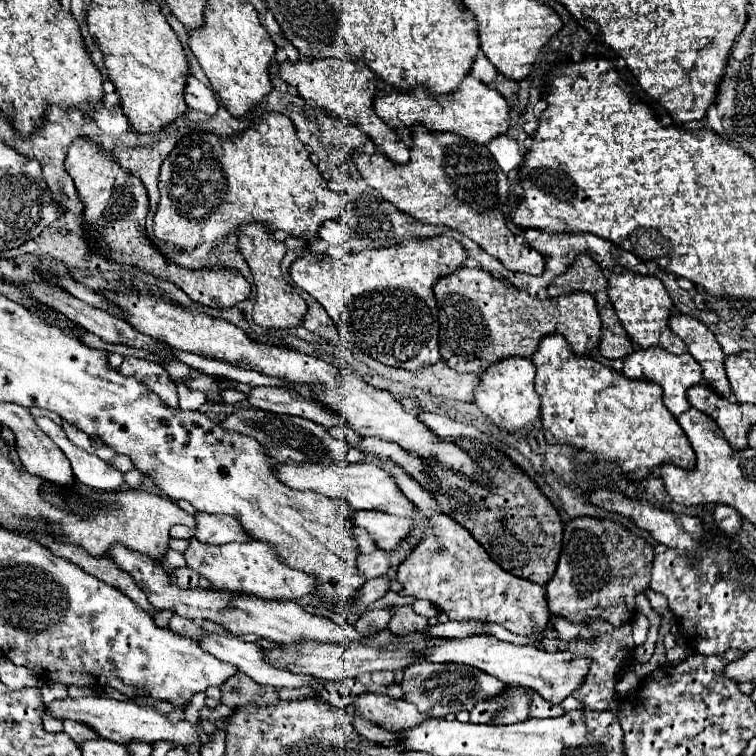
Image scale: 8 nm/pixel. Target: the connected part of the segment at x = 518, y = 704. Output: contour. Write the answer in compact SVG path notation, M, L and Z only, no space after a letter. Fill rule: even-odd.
M506 686L498 698L478 702L470 712L470 722L474 724L514 724L524 722L530 712L530 694L522 686Z

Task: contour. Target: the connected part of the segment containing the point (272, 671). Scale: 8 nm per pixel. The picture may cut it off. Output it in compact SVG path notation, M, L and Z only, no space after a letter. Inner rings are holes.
M202 630L202 632L206 634L206 638L198 640L198 646L202 646L202 650L206 650L208 654L212 654L218 660L238 666L240 672L248 674L258 684L266 684L266 686L274 686L274 688L284 688L284 686L300 688L300 686L308 686L312 680L316 680L312 676L274 668L264 658L262 648L258 644L244 642L244 640L240 640L236 636L228 636L228 634L216 634L216 632L208 632L208 630Z

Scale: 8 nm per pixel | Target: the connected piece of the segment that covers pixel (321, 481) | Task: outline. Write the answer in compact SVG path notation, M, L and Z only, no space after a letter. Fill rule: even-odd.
M278 464L276 474L282 482L286 482L286 486L294 490L312 490L328 498L340 498L340 500L346 500L354 510L380 510L380 512L388 512L394 516L416 518L416 506L412 504L412 500L408 500L398 488L396 480L382 466L376 466L376 464L346 464L346 466Z

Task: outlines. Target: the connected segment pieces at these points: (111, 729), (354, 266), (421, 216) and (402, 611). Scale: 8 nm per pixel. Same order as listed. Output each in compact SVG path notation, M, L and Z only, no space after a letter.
M94 696L94 698L54 700L50 704L44 704L44 708L56 720L62 720L62 722L64 720L82 722L82 724L90 726L100 738L112 740L112 742L118 742L118 744L128 744L130 740L142 740L142 742L148 742L148 744L154 744L156 740L168 740L168 742L174 742L178 746L184 746L184 744L194 744L194 742L204 744L210 738L210 736L206 736L202 732L200 722L198 724L190 724L188 720L180 718L178 724L172 724L172 722L166 720L166 714L160 714L150 704L118 702L118 700L112 700L112 698Z
M434 236L434 238L410 238L394 246L362 250L358 254L346 252L344 258L332 258L328 254L302 256L292 262L290 276L296 286L306 290L312 298L316 298L324 306L324 310L336 322L342 340L354 344L356 348L364 350L368 356L376 358L386 366L406 368L414 372L440 360L436 298L432 286L436 284L438 278L454 272L458 266L464 266L464 262L466 250L454 238Z
M414 126L410 160L406 164L396 164L378 152L354 152L354 162L372 188L412 218L426 224L444 224L462 232L482 250L498 258L508 270L542 274L542 254L520 244L506 226L502 206L508 202L510 182L486 146L474 146L474 142L458 138L458 134L438 134L424 126Z
M388 606L388 610L392 612L392 620L390 620L390 630L400 630L400 634L408 634L408 632L424 632L428 626L428 618L416 614L412 610L412 606Z

